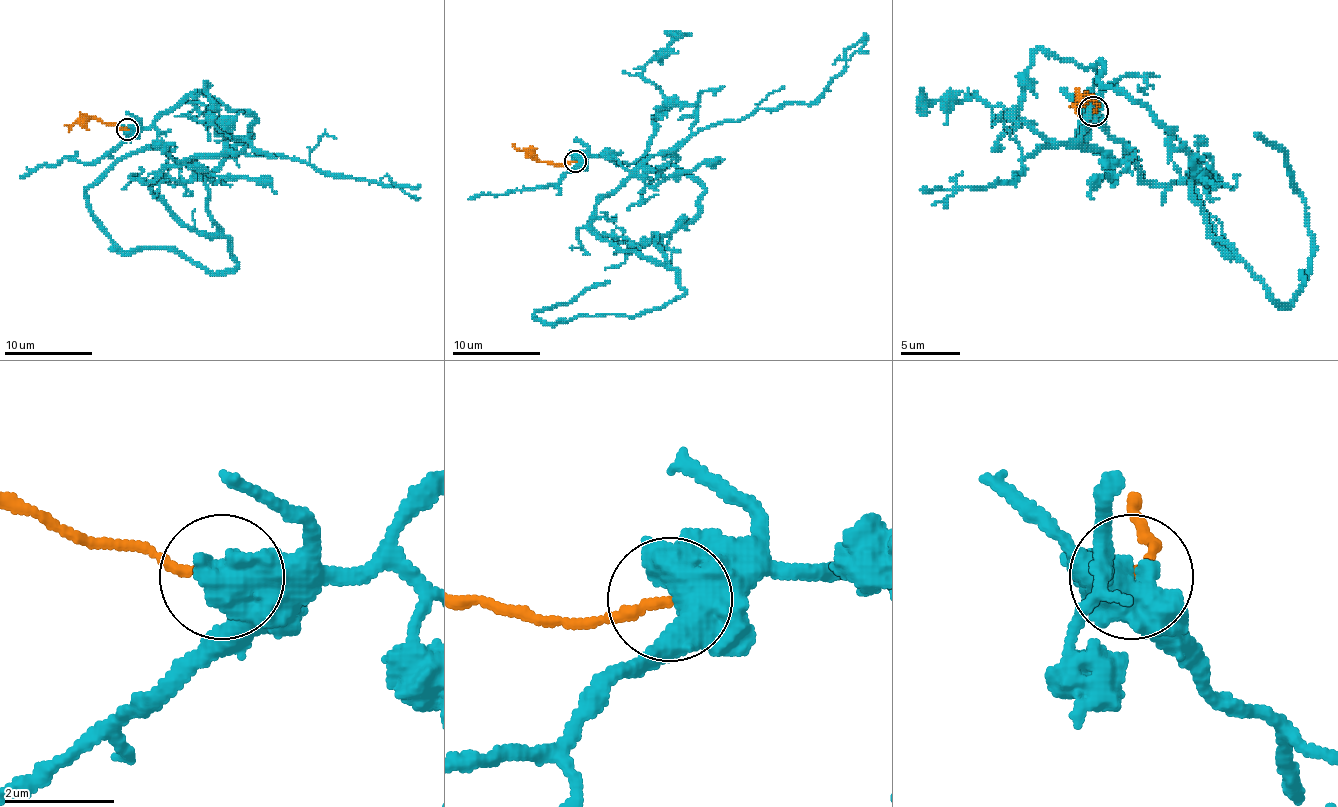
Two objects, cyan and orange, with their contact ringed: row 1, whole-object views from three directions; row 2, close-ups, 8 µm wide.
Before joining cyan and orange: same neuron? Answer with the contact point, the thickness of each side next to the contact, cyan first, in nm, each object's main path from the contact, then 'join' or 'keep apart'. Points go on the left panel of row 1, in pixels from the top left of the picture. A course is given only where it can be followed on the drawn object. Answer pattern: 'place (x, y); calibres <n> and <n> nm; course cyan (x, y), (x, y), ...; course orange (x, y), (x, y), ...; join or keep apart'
place (127, 129); calibres 950 and 160 nm; course cyan (128, 129), (181, 162), (144, 180), (221, 233), (232, 269), (124, 251), (93, 213), (88, 189), (161, 147); course orange (126, 129), (88, 118), (64, 125); keep apart

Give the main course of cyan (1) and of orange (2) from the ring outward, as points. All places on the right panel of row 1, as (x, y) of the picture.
1: (1093, 112), (1084, 139), (1195, 190), (1216, 240), (1287, 306), (1311, 258), (1305, 202), (1284, 154), (1255, 136)
2: (1093, 112), (1093, 97), (1069, 106)

